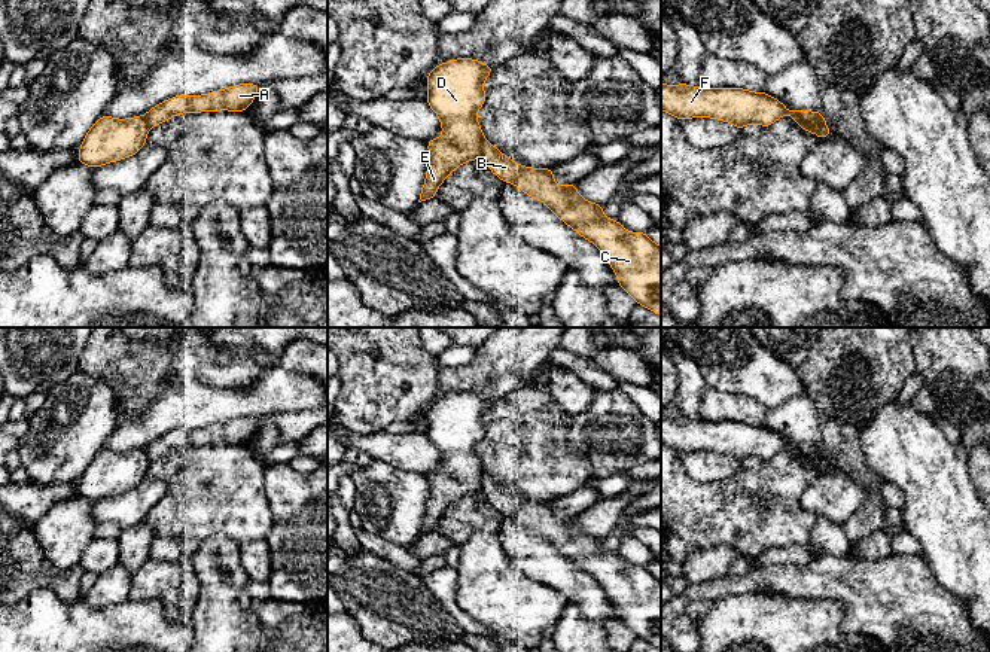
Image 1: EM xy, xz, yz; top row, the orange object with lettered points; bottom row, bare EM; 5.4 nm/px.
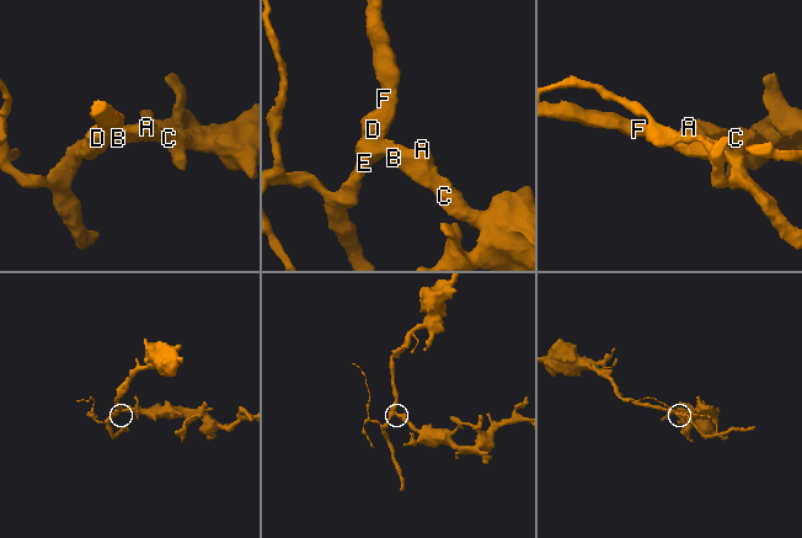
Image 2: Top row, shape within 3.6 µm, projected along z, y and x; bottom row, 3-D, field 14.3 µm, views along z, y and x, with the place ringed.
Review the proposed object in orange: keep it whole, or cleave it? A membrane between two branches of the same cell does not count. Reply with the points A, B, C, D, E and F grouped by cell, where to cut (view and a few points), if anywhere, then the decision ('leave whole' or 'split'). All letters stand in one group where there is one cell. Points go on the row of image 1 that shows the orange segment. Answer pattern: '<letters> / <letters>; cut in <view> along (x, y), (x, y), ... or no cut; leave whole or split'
A B C / D E F; cut in yz along (794, 110), (803, 119), (816, 122), (828, 133); split

